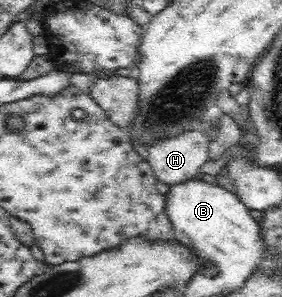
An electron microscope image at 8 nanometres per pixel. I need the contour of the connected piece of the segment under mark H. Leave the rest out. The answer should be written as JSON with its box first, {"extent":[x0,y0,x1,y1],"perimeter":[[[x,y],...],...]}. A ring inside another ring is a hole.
{"extent":[146,128,210,187],"perimeter":[[[194,128],[191,131],[166,137],[151,144],[147,148],[148,157],[146,159],[154,173],[156,173],[157,180],[171,187],[172,185],[194,179],[197,176],[201,170],[200,166],[210,159],[208,156],[209,144],[209,136],[205,134],[205,130]]]}

